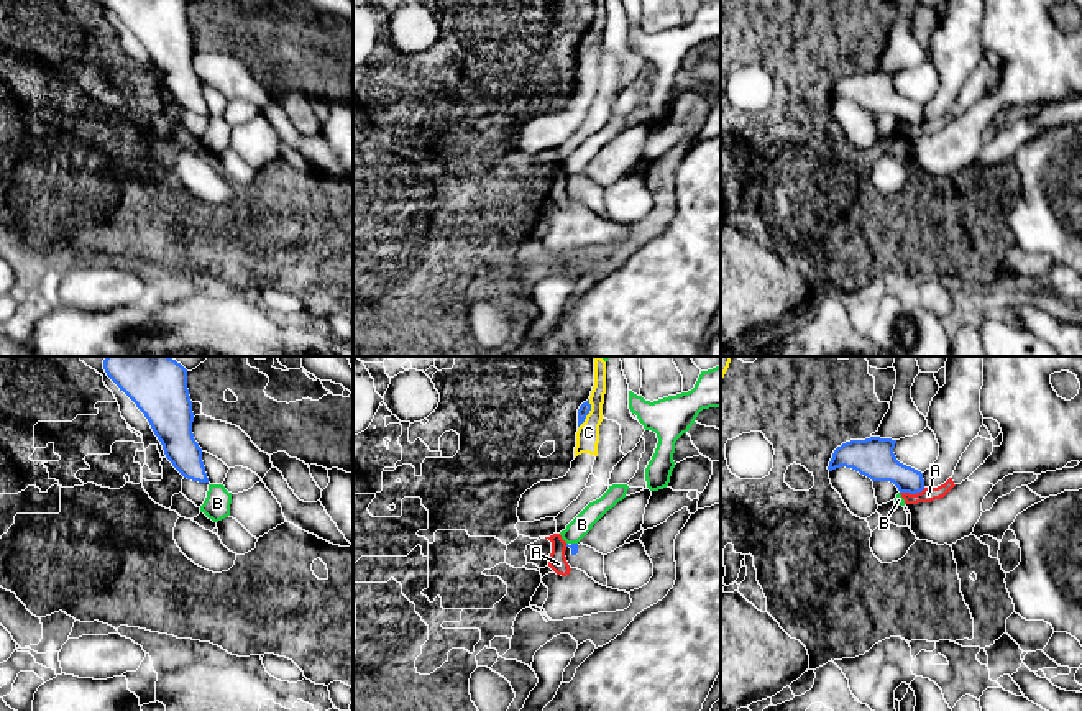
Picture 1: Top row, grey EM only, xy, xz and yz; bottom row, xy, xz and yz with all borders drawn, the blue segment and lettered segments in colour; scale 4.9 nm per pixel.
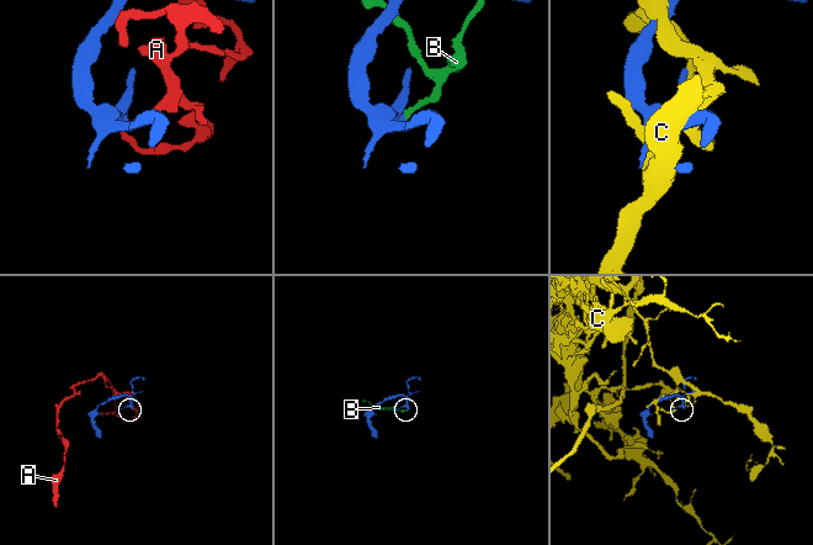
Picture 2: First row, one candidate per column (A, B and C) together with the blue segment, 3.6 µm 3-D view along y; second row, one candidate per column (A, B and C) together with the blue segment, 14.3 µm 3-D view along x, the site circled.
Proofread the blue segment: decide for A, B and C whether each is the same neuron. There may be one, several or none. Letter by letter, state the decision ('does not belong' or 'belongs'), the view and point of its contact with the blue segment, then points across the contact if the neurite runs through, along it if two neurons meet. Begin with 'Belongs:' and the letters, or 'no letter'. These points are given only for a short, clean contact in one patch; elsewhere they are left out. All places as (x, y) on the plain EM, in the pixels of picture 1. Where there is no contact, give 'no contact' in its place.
Belongs: no letter
A: does not belong | yz (912, 125)
B: does not belong | xz (575, 176) | along xz (572, 174), (577, 176)
C: does not belong | xz (588, 45)

